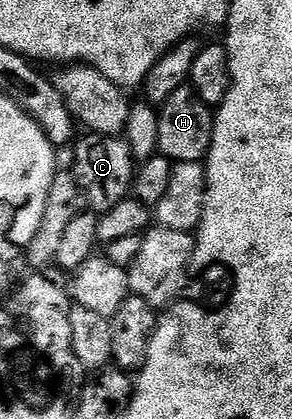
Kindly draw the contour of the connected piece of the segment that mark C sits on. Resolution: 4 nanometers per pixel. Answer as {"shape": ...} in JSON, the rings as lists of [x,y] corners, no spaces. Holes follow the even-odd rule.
{"shape":[[[96,133],[83,135],[78,138],[74,149],[75,177],[71,173],[56,172],[49,187],[49,199],[45,199],[41,227],[37,227],[37,235],[33,235],[33,243],[29,243],[27,248],[25,261],[30,268],[32,265],[32,270],[43,271],[48,268],[46,265],[55,265],[55,256],[65,231],[69,223],[77,219],[77,215],[88,212],[89,206],[98,214],[113,211],[117,203],[129,196],[135,184],[137,162],[131,154],[130,143],[122,136],[102,137]],[[87,201],[91,205],[87,205]]]}

